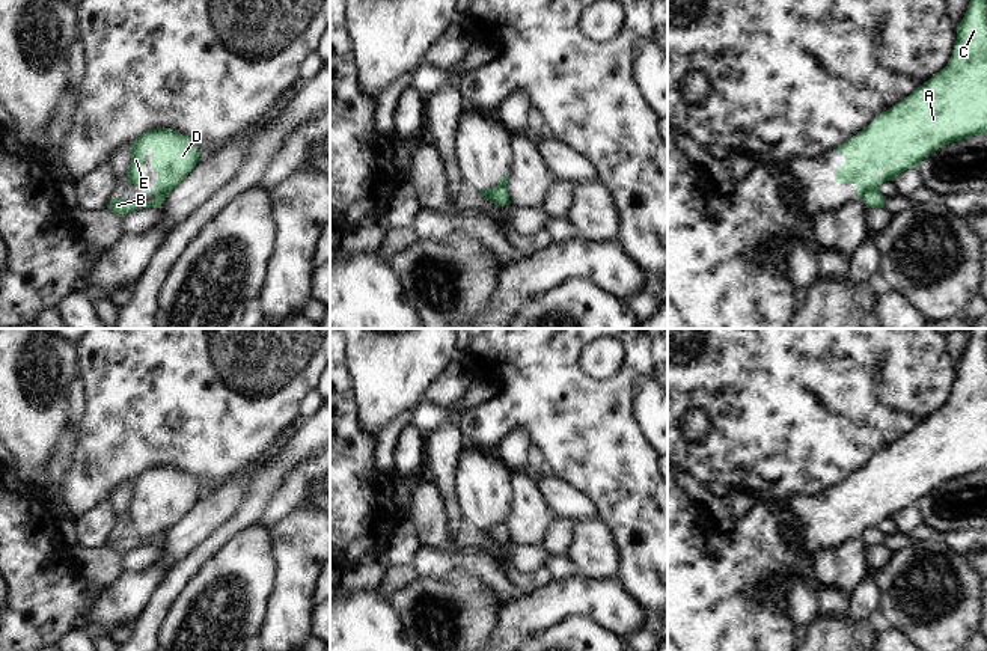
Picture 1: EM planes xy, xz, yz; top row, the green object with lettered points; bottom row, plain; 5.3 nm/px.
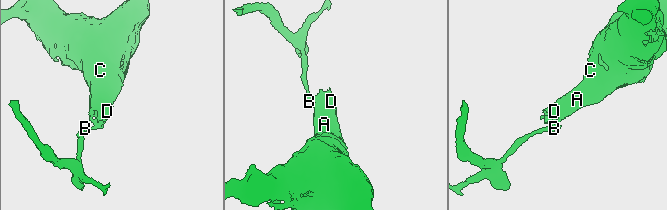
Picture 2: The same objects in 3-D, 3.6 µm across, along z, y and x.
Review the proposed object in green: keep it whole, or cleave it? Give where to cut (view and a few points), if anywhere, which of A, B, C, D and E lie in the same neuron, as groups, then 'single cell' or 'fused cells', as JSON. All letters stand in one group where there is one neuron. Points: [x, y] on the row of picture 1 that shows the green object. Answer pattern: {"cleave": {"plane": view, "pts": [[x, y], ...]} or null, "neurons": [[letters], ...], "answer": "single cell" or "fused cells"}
{"cleave": {"plane": "yz", "pts": [[877, 189], [868, 190], [862, 198]]}, "neurons": [["A", "C", "D", "E"], ["B"]], "answer": "fused cells"}

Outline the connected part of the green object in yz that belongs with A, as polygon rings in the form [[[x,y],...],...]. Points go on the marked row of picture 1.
[[[970,0],[969,8],[957,26],[957,41],[948,65],[918,87],[907,98],[889,110],[877,115],[868,127],[833,149],[845,155],[845,164],[835,169],[835,181],[857,185],[857,199],[871,190],[879,190],[886,181],[898,178],[901,172],[915,169],[924,158],[939,148],[987,133],[987,0]]]

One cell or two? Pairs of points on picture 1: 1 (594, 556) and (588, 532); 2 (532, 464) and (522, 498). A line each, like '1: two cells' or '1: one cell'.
1: one cell
2: two cells

